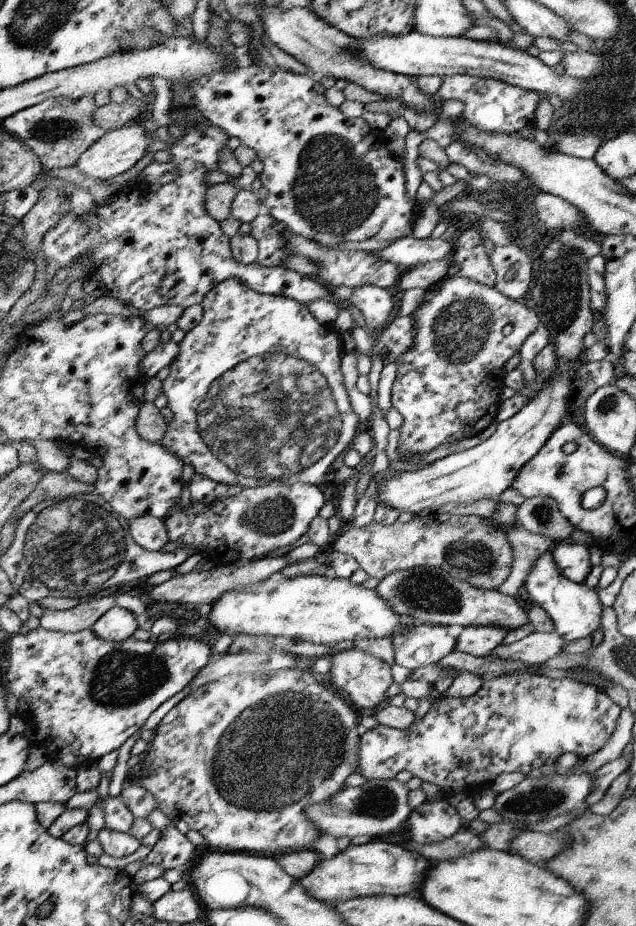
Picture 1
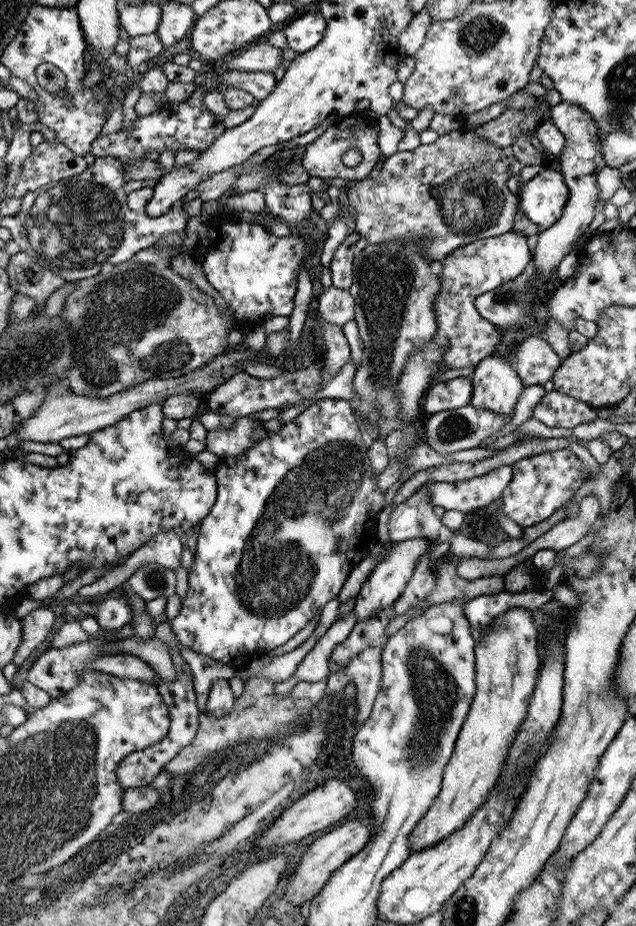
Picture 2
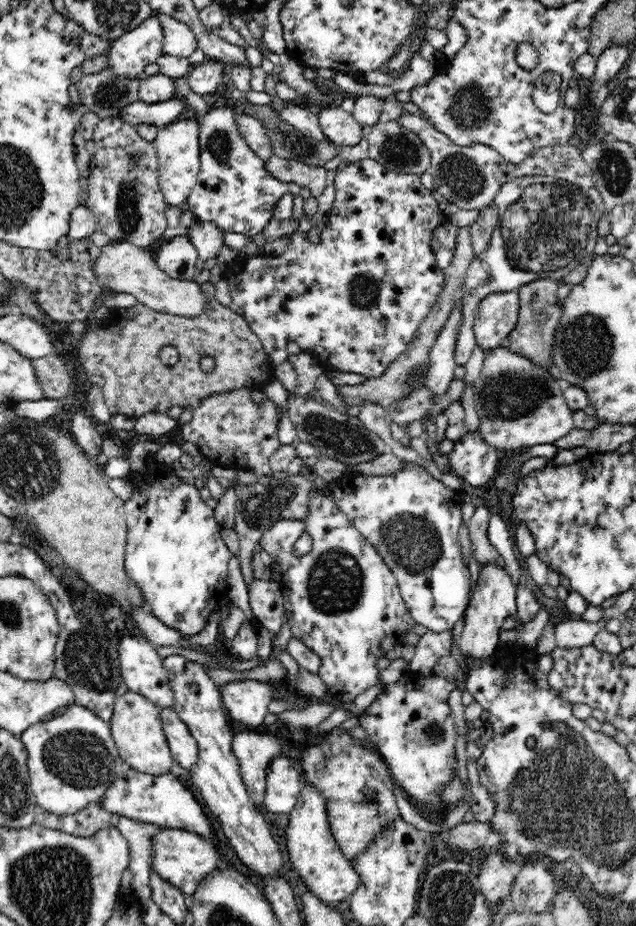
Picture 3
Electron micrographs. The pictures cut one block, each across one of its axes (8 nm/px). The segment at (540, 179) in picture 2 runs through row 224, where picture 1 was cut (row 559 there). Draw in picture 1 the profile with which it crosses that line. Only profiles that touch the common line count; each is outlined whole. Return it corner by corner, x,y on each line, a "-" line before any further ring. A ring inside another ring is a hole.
547,550
545,554
541,554
535,564
531,566
527,578
525,578
525,584
523,584
523,592
521,592
521,598
525,604
533,604
537,608
541,608
547,618
551,618
553,622
553,632
559,634
561,640
565,640
565,644
569,640
579,640
579,638
587,638
591,636
593,632
601,630
599,622
601,622
601,604
599,604
599,598
597,598
597,592
595,590
589,590
585,588
583,584
573,584
569,580
565,580
557,568
553,566
553,560
551,560
551,550

